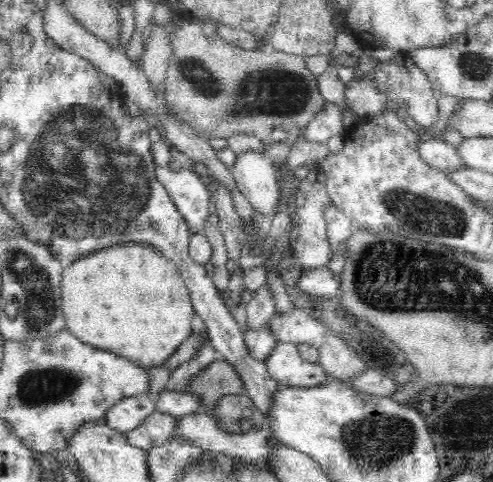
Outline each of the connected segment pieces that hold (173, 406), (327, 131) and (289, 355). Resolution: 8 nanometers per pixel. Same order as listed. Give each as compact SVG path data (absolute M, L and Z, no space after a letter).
M164 390L154 397L154 406L160 413L175 417L188 416L200 412L200 397L188 391Z
M326 102L324 108L306 125L303 134L308 141L326 144L330 137L343 135L345 131L340 107L333 102Z
M279 343L264 363L281 387L312 388L327 381L324 367L304 360L292 343Z

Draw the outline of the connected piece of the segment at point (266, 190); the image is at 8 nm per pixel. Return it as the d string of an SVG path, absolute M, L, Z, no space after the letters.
M250 150L238 154L230 171L236 187L253 204L256 213L277 212L281 198L279 180L282 174L263 152Z

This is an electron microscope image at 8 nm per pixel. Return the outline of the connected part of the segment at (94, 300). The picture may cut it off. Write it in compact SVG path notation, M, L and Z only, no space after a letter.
M131 242L83 255L64 268L61 293L66 328L71 334L143 367L166 362L192 334L196 318L177 267L143 243Z

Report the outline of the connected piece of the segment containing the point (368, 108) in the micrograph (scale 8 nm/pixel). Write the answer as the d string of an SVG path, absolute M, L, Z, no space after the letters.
M354 78L353 81L345 85L345 102L347 102L360 117L378 115L391 107L390 104L386 102L386 95L376 87L374 80Z

